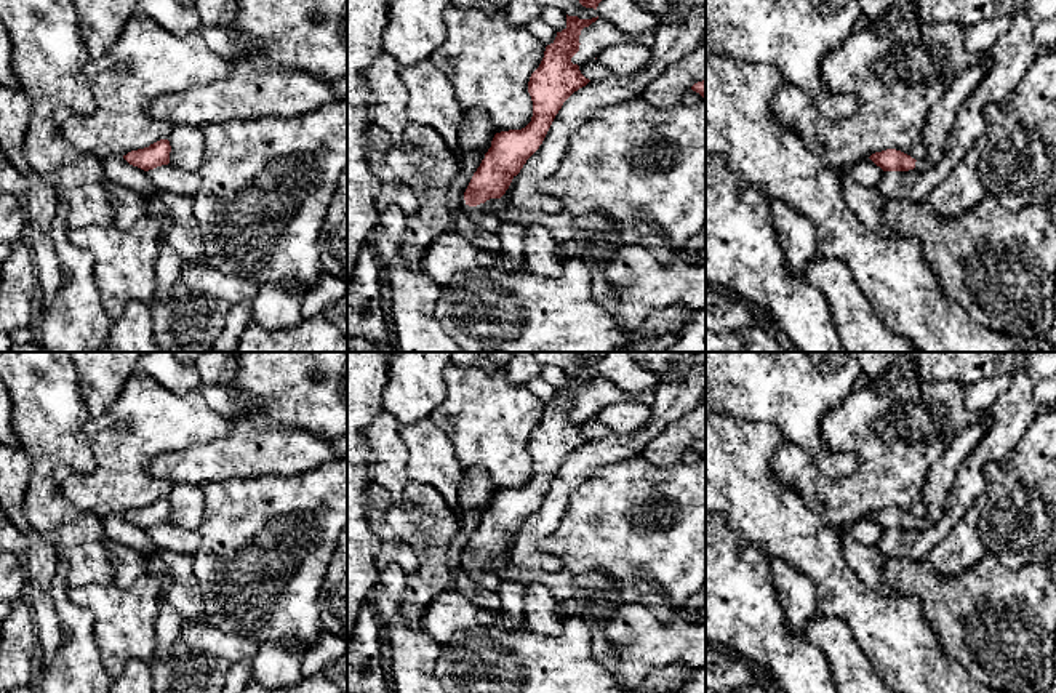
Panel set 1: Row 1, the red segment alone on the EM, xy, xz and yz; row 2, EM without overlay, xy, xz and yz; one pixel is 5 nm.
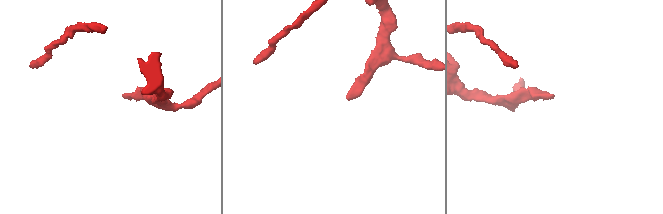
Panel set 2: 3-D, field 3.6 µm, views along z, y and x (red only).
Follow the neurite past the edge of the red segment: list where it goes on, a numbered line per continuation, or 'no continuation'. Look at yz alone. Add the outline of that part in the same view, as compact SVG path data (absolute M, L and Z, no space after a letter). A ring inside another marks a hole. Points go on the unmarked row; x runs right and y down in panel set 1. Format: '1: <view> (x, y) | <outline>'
1: yz (940, 479) | M987 411L982 423L962 429L947 445L944 456L933 464L923 493L925 514L915 520L915 528L928 530L942 517L946 496L958 466L974 450L989 426L990 413Z

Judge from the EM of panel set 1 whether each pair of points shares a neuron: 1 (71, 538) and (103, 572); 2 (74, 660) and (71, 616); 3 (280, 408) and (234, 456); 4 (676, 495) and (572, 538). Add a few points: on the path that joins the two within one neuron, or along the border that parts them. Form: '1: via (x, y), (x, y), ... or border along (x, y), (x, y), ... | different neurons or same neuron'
1: via (77, 546), (95, 564) | same neuron
2: via (77, 648), (77, 628) | same neuron
3: border along (240, 415), (256, 426), (292, 424), (300, 429) | different neurons
4: via (650, 498), (644, 500), (620, 524), (597, 535) | same neuron

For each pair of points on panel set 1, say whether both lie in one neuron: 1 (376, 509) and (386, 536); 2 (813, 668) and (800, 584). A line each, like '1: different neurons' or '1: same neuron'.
1: same neuron
2: different neurons

